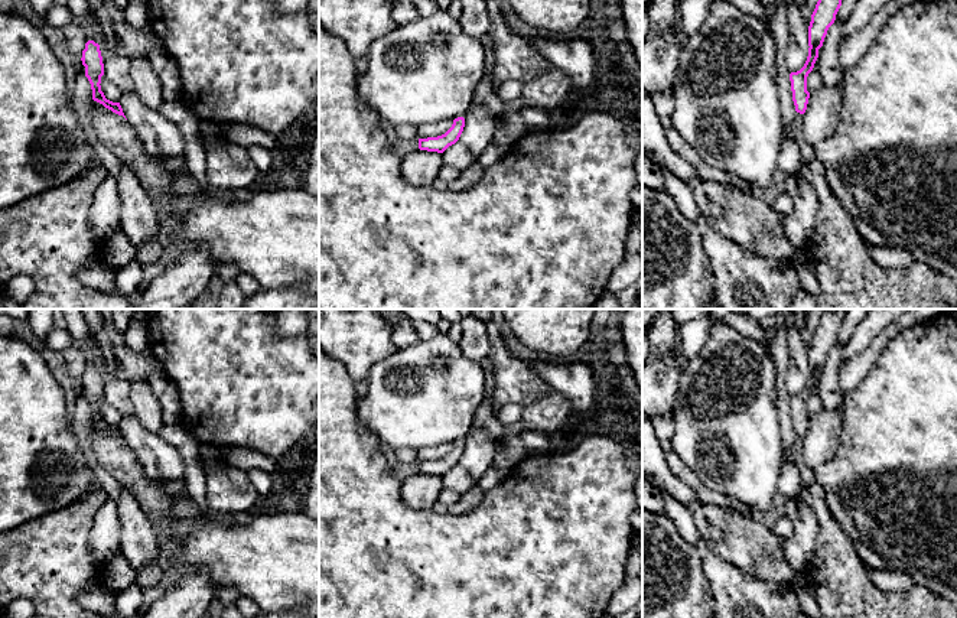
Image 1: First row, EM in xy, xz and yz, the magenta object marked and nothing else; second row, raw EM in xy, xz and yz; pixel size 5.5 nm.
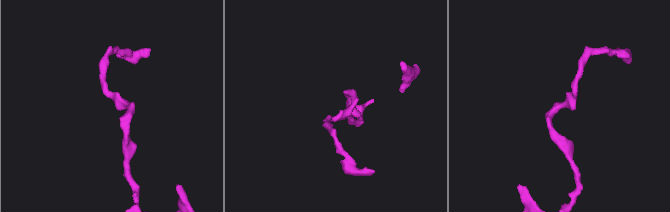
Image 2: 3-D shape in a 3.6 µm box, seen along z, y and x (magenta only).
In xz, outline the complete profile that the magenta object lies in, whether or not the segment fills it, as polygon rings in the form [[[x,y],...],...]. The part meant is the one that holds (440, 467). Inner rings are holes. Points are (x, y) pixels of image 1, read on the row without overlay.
[[[458,440],[453,443],[452,451],[442,459],[419,462],[419,472],[427,475],[443,476],[449,469],[455,468],[465,451],[465,442]]]

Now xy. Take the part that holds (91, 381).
[[[88,364],[85,367],[85,373],[82,374],[82,388],[85,390],[85,400],[88,401],[92,413],[92,423],[102,427],[105,432],[111,433],[118,439],[124,439],[120,426],[113,426],[105,422],[104,416],[101,414],[101,400],[104,399],[104,387],[100,374],[100,368],[94,364]]]

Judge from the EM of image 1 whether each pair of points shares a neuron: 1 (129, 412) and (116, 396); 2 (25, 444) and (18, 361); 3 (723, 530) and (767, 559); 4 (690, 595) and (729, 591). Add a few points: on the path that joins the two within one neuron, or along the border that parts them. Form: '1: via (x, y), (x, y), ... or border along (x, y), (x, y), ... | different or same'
1: via (126, 407), (120, 400) | same
2: via (18, 423), (18, 381) | same
3: via (733, 537), (757, 550) | same
4: border along (700, 560), (715, 602) | different

